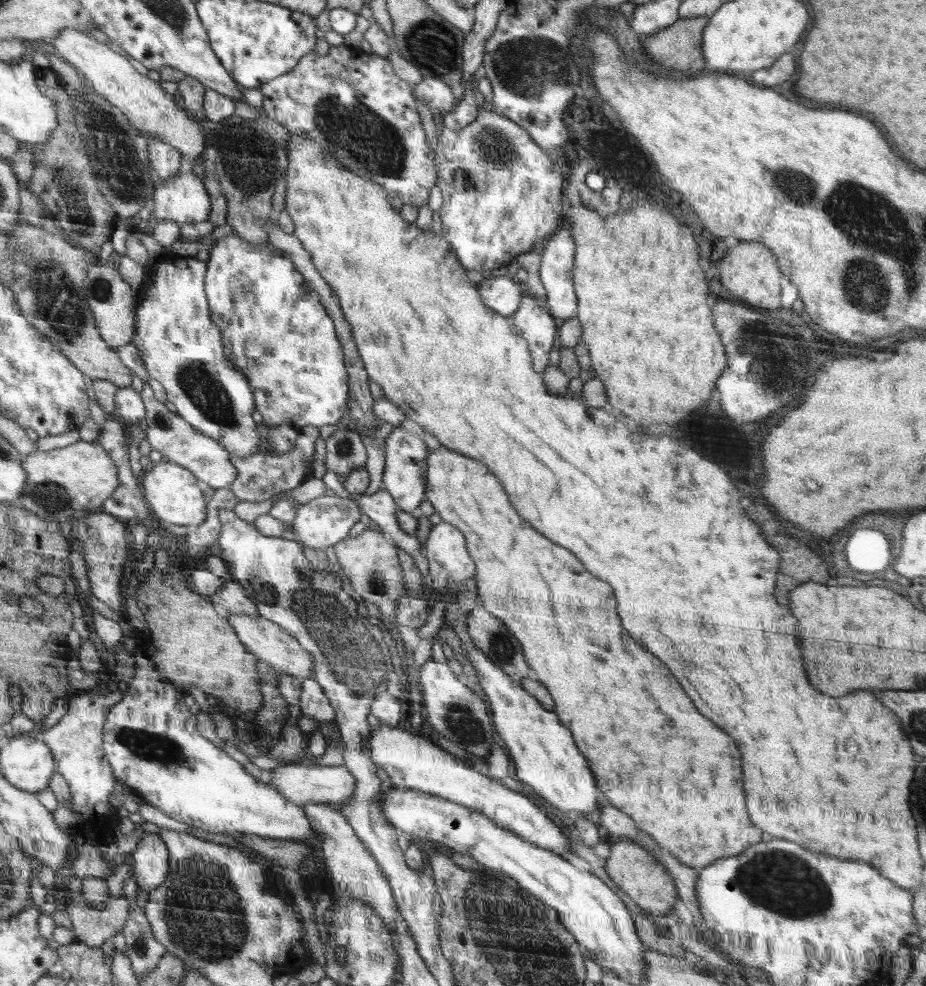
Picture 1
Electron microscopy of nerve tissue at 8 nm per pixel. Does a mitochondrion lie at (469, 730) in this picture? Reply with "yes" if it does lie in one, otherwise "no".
yes

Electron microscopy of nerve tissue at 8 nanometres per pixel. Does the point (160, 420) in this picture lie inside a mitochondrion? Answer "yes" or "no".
yes

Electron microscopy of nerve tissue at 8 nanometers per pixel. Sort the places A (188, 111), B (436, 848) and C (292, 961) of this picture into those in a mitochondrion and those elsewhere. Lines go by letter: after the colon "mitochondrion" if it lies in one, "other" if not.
A: other
B: other
C: other

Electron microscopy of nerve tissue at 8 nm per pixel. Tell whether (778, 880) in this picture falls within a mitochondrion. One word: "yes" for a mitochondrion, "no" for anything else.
yes

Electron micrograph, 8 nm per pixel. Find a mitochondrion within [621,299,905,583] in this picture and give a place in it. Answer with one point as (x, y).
(780, 375)

